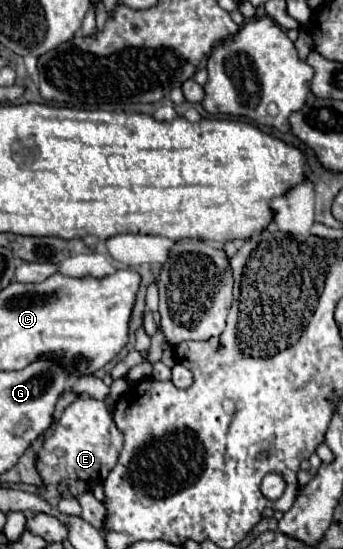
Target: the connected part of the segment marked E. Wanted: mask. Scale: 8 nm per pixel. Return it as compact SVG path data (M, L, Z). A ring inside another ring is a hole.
M79 395L61 415L53 433L45 439L39 451L37 471L47 485L55 485L61 493L81 495L103 483L109 471L115 467L119 449L123 447L123 435L115 427L107 405L87 395Z

